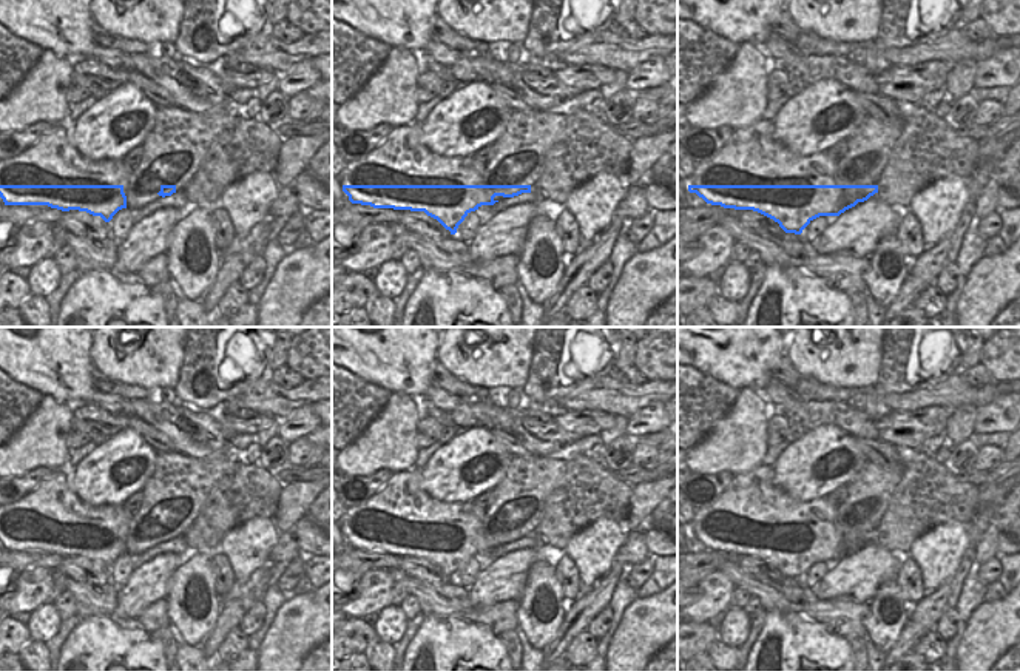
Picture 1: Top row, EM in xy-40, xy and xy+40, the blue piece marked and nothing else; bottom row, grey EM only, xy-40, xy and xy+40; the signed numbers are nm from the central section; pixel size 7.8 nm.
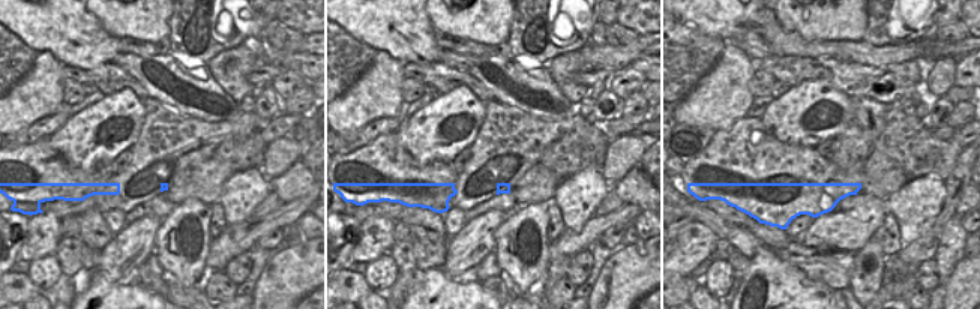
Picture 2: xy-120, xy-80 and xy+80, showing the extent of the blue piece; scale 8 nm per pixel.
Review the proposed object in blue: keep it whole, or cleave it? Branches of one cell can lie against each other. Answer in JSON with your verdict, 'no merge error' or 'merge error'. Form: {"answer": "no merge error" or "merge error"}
{"answer": "merge error"}

